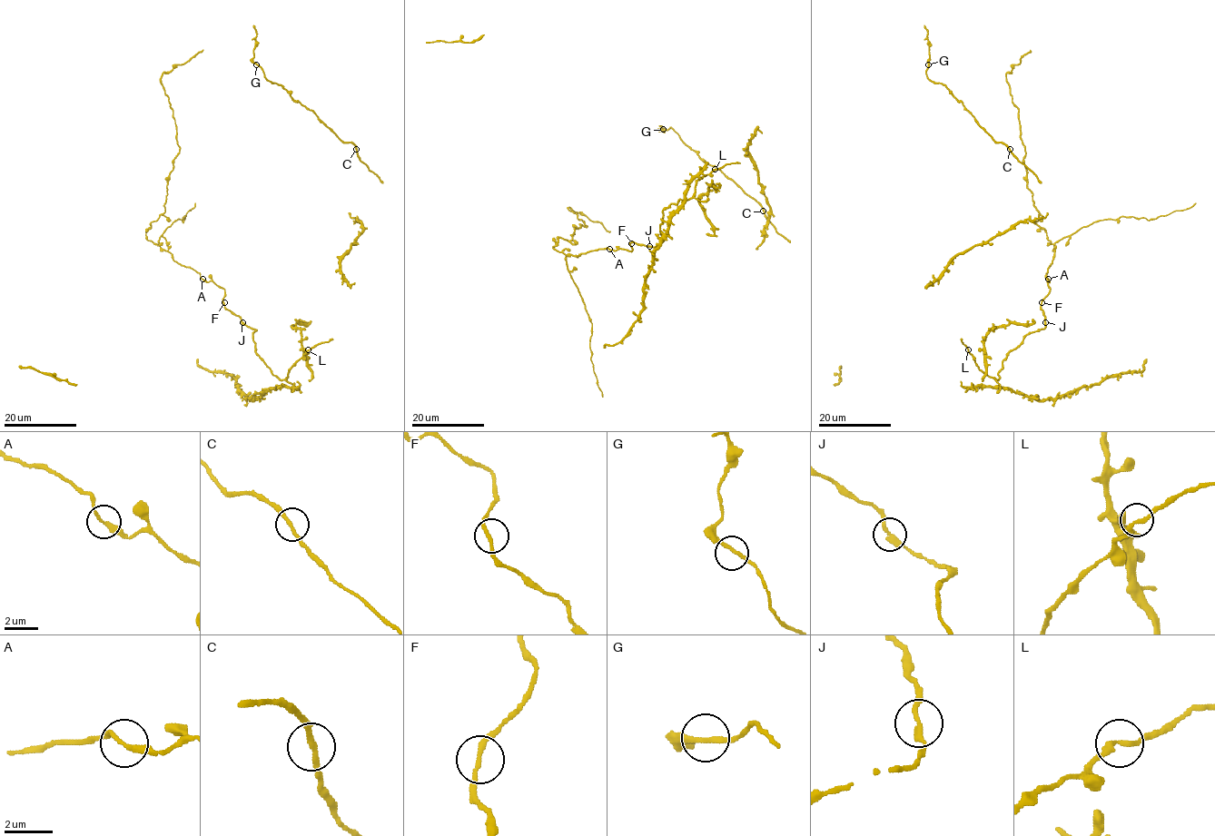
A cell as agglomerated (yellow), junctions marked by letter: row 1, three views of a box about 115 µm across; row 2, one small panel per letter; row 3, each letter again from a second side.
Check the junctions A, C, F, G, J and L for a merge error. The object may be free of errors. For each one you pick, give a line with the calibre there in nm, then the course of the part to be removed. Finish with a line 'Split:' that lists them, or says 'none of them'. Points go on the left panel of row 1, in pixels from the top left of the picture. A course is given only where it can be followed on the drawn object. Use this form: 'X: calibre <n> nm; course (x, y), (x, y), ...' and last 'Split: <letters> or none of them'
Split: none of them

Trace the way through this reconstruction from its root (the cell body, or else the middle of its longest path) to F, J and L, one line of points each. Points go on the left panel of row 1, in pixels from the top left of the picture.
F: (293, 365), (284, 378), (275, 376), (255, 351), (252, 335), (255, 329), (228, 309), (224, 302)
J: (293, 365), (284, 378), (275, 376), (255, 351), (252, 335), (255, 329), (242, 321)
L: (293, 365), (308, 349)

